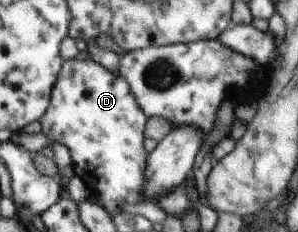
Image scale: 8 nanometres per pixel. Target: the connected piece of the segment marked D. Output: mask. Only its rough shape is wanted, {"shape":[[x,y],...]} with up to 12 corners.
{"shape":[[66,60],[41,123],[111,215],[145,202],[150,117]]}

